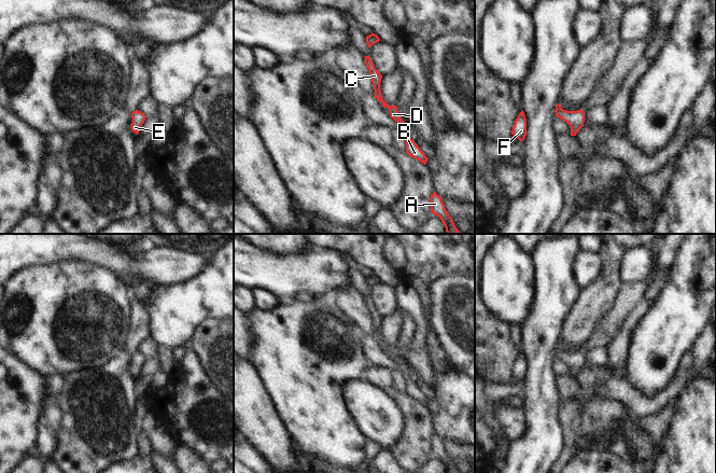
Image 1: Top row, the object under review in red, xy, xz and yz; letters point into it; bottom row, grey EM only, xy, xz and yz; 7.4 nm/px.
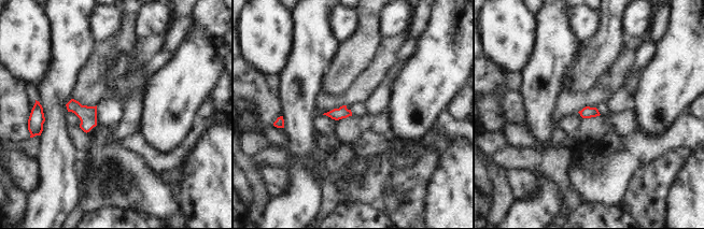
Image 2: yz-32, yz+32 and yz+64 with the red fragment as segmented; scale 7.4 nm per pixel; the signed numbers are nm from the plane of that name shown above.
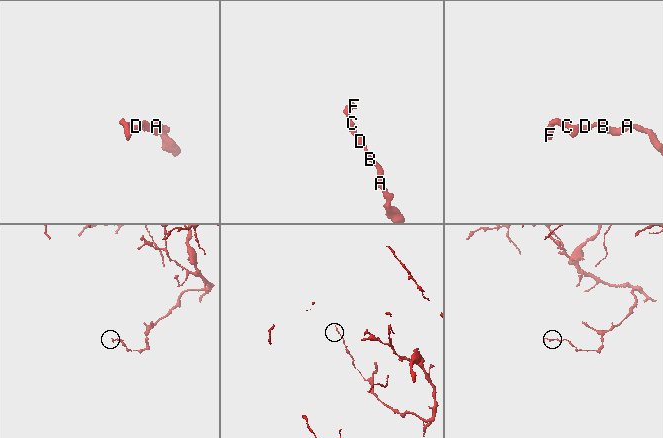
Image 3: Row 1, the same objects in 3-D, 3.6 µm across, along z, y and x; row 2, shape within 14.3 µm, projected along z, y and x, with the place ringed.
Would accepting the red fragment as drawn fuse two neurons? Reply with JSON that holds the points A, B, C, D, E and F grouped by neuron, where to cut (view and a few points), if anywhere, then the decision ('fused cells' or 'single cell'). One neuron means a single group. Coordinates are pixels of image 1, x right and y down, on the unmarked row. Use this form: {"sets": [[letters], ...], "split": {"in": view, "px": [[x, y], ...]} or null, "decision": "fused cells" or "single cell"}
{"sets": [["A", "B", "C", "D", "E", "F"]], "split": null, "decision": "single cell"}

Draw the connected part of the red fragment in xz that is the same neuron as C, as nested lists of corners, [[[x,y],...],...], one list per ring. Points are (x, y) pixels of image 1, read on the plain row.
[[[364,297],[364,298],[365,298],[365,305],[369,311],[370,317],[371,317],[371,323],[373,323],[374,331],[375,331],[374,338],[377,339],[378,343],[381,343],[383,348],[385,348],[390,351],[391,359],[397,363],[399,372],[403,374],[404,379],[405,379],[406,394],[425,406],[429,400],[420,391],[418,386],[410,379],[409,370],[406,366],[406,364],[401,360],[398,352],[397,352],[397,348],[396,347],[389,347],[382,340],[381,332],[380,332],[380,324],[381,324],[382,317],[375,309],[370,298],[369,297]]]

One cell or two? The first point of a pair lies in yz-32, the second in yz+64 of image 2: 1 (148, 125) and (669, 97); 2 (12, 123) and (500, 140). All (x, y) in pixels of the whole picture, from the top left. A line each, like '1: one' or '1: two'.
1: one
2: two

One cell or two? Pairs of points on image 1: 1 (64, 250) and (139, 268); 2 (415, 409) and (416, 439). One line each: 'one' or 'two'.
1: one
2: one

